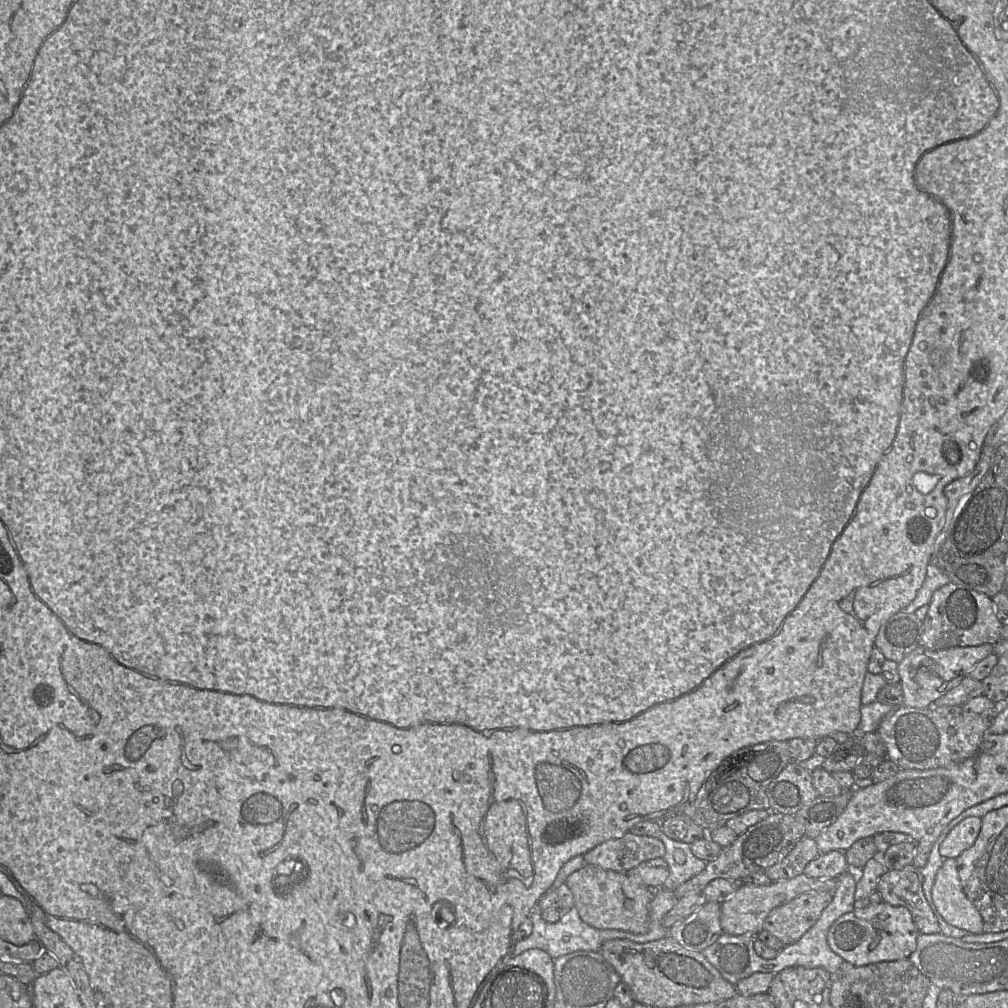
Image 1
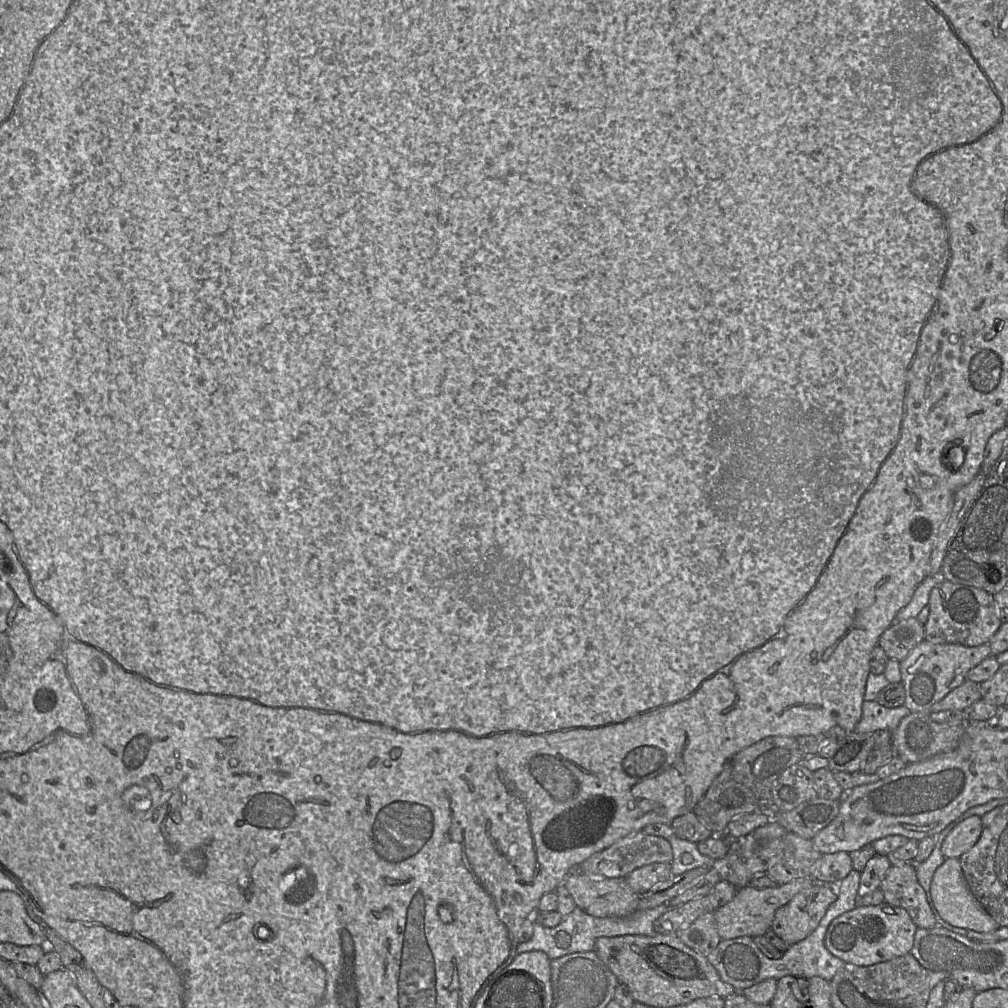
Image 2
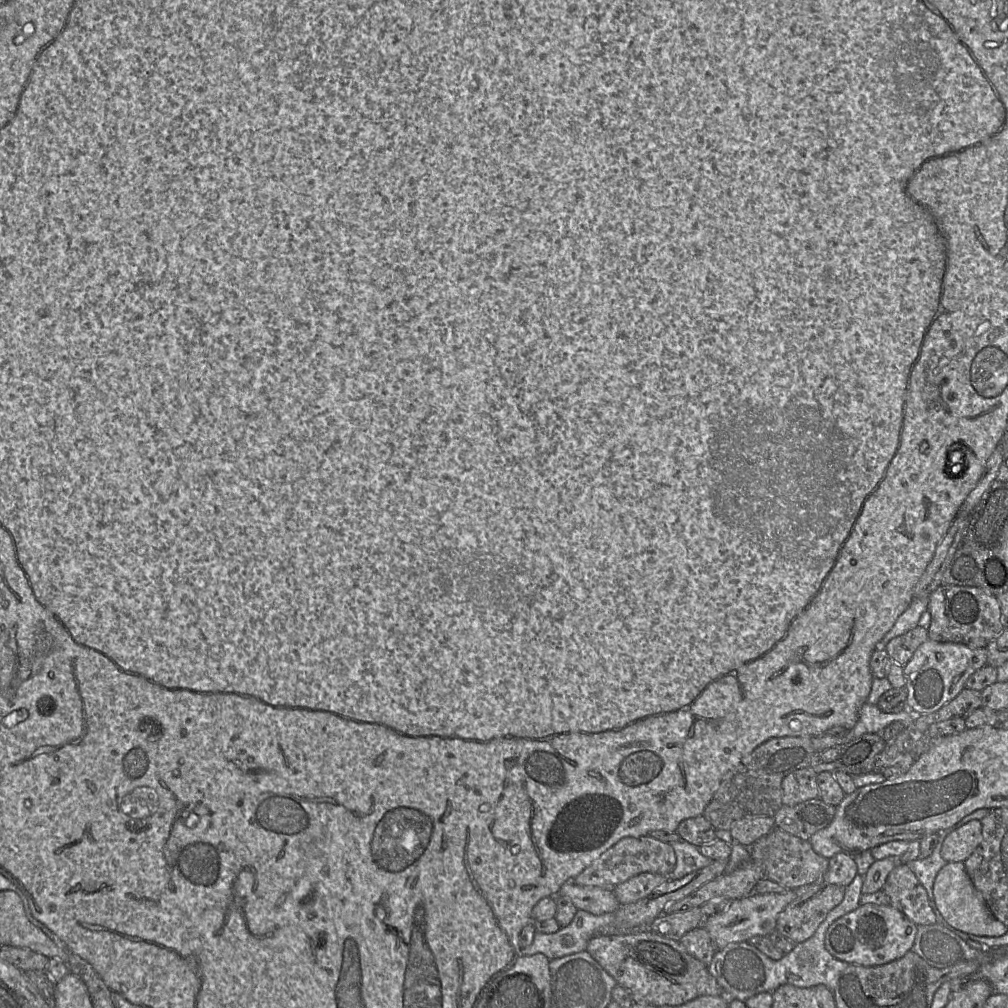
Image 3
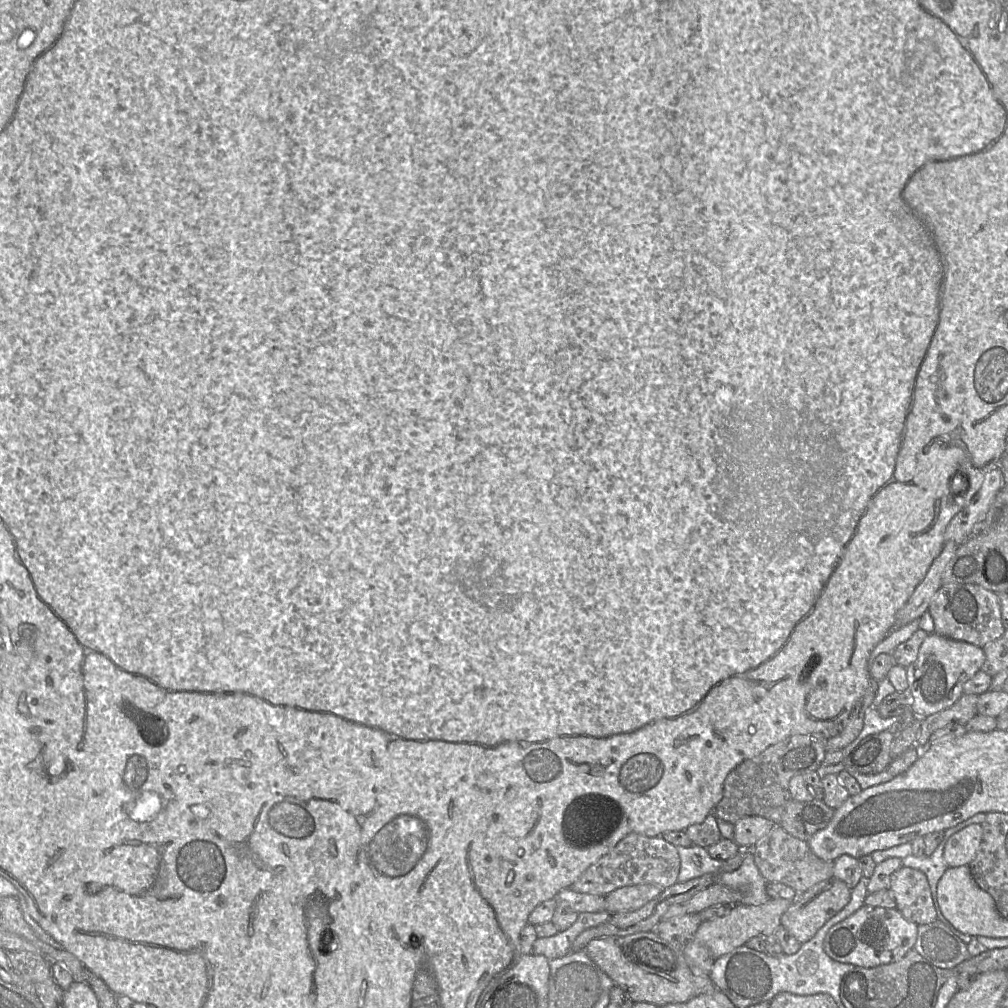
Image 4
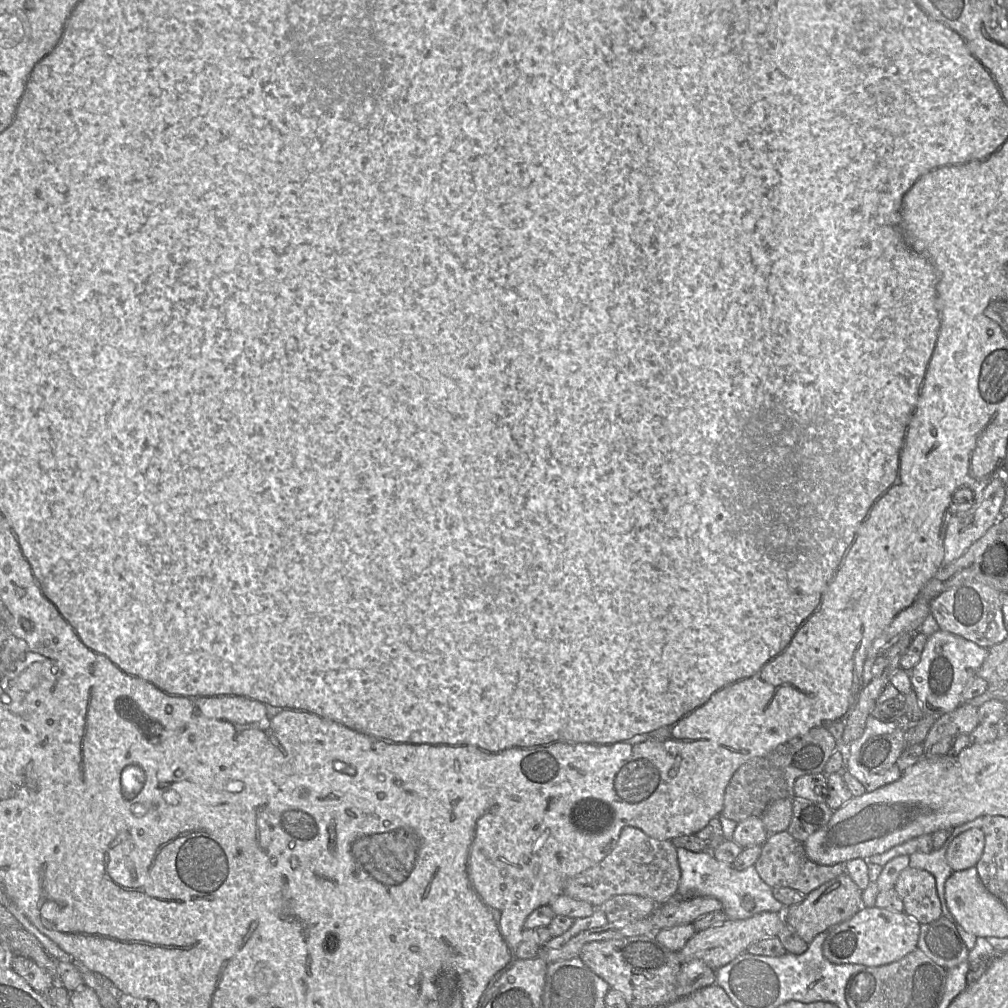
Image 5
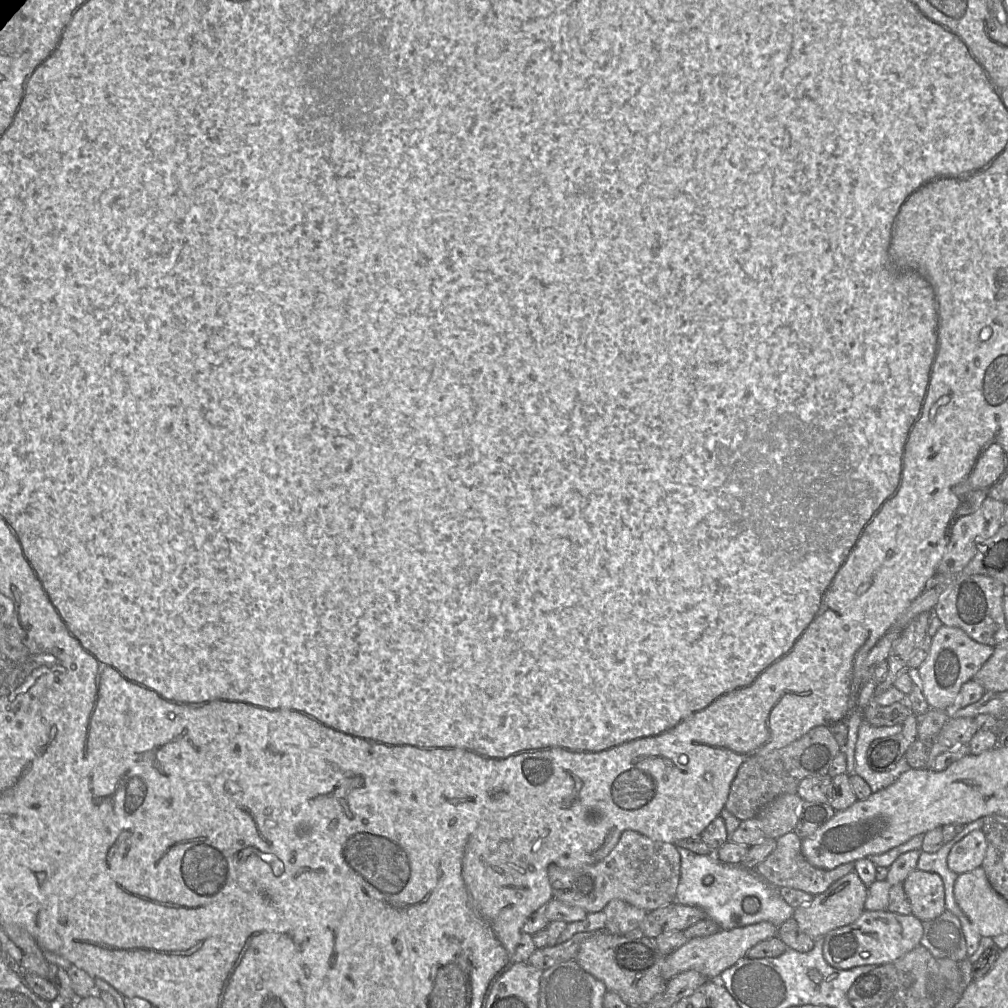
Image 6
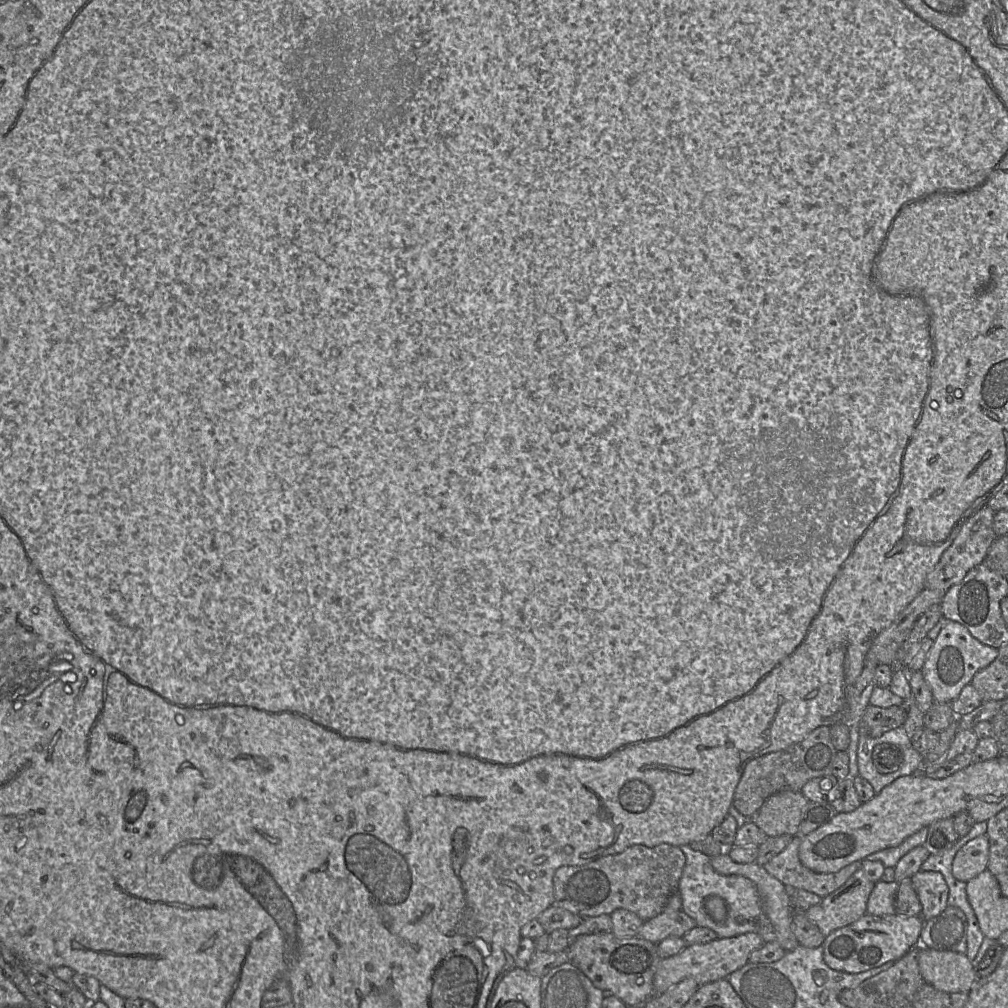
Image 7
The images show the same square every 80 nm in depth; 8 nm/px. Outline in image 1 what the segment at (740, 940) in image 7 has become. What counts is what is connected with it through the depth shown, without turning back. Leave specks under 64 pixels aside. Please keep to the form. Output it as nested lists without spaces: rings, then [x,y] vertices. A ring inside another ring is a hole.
[[[803,873],[790,879],[772,881],[767,885],[740,883],[735,892],[721,903],[720,924],[722,933],[729,935],[749,934],[756,937],[758,932],[763,929],[764,920],[772,910],[807,892],[833,892],[838,885],[838,879],[839,877],[814,878]]]

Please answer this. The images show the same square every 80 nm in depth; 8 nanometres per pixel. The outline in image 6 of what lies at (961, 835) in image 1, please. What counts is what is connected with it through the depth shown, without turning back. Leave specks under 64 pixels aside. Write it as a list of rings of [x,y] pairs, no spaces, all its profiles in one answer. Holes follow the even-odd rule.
[[[974,830],[953,845],[947,864],[956,874],[972,871],[981,866],[987,850],[987,840],[981,830]]]

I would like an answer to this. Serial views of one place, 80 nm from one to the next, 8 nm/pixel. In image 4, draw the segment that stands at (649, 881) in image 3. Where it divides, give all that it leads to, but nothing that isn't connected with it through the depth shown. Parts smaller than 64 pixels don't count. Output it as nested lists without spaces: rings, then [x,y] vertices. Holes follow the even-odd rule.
[[[637,884],[618,888],[605,896],[605,910],[615,914],[634,911],[654,899],[662,888],[651,884]]]

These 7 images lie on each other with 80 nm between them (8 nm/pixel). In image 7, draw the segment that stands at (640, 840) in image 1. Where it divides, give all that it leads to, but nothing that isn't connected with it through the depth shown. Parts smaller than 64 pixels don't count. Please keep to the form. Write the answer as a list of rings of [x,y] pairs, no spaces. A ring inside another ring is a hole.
[[[667,843],[654,847],[633,845],[620,853],[606,855],[583,865],[561,866],[553,875],[553,905],[583,918],[610,915],[617,909],[626,909],[635,913],[643,921],[647,921],[662,912],[670,896],[677,891],[684,866],[683,852],[678,846]]]

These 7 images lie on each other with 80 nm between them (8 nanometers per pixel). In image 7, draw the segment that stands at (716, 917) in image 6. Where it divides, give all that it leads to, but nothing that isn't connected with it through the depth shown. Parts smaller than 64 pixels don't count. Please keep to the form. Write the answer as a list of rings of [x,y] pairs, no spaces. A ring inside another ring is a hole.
[[[690,845],[678,846],[685,856],[685,866],[677,885],[682,900],[682,910],[700,927],[714,931],[718,938],[730,938],[748,932],[760,934],[764,940],[773,938],[773,926],[764,912],[761,896],[755,884],[740,875],[722,875],[716,872],[710,857],[693,850]],[[708,896],[719,896],[727,906],[727,918],[724,922],[715,922],[705,911],[704,901]]]

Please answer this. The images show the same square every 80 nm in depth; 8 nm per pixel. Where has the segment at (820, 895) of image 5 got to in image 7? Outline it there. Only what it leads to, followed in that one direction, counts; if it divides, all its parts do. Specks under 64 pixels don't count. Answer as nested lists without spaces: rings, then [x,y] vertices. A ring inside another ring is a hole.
[[[859,869],[836,891],[806,909],[805,915],[824,936],[828,936],[866,914],[867,901],[874,885],[863,869]]]

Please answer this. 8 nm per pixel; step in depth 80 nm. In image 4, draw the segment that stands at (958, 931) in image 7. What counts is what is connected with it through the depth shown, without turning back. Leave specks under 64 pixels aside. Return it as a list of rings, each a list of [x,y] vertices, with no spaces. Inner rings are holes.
[[[939,920],[918,925],[913,949],[942,969],[953,969],[971,957],[967,945]]]

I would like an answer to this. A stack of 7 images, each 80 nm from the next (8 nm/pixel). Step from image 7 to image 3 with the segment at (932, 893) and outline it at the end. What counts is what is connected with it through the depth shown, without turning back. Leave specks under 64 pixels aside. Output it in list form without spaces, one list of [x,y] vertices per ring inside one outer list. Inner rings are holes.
[[[897,863],[889,873],[883,891],[889,897],[890,905],[901,911],[917,926],[937,922],[925,887],[907,863]]]

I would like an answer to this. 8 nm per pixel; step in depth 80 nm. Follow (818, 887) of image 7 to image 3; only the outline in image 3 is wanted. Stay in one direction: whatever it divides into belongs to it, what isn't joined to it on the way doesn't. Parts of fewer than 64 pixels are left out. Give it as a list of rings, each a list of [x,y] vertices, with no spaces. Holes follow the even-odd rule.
[[[774,828],[749,849],[751,860],[763,865],[765,877],[777,882],[787,890],[795,890],[822,881],[822,877],[828,869],[829,859],[815,852],[809,840],[803,840],[779,828]]]

